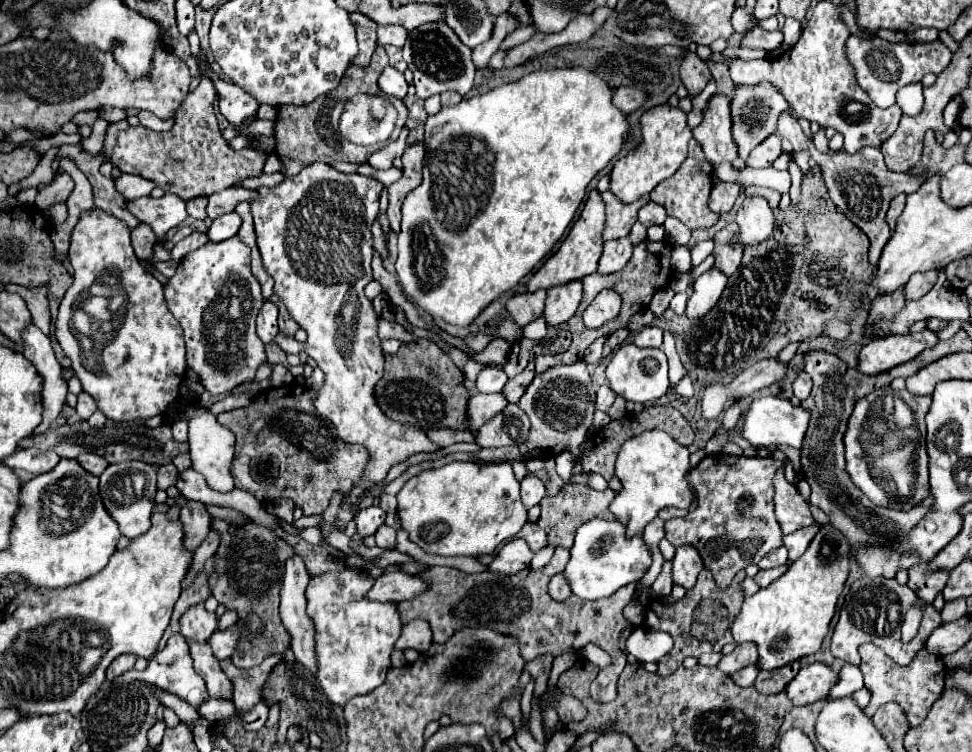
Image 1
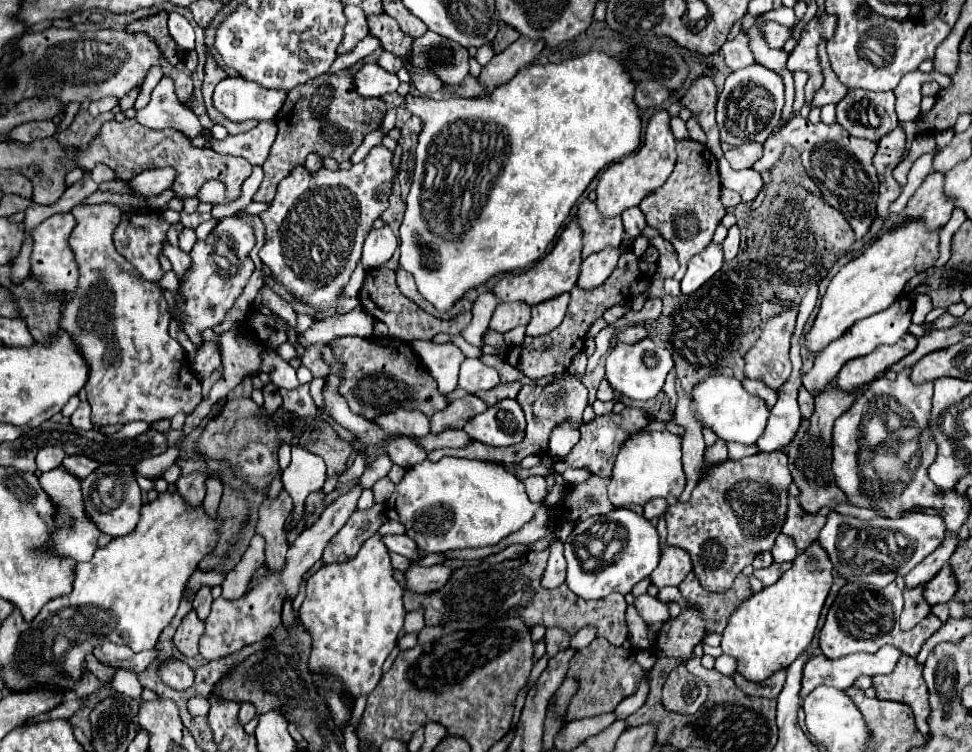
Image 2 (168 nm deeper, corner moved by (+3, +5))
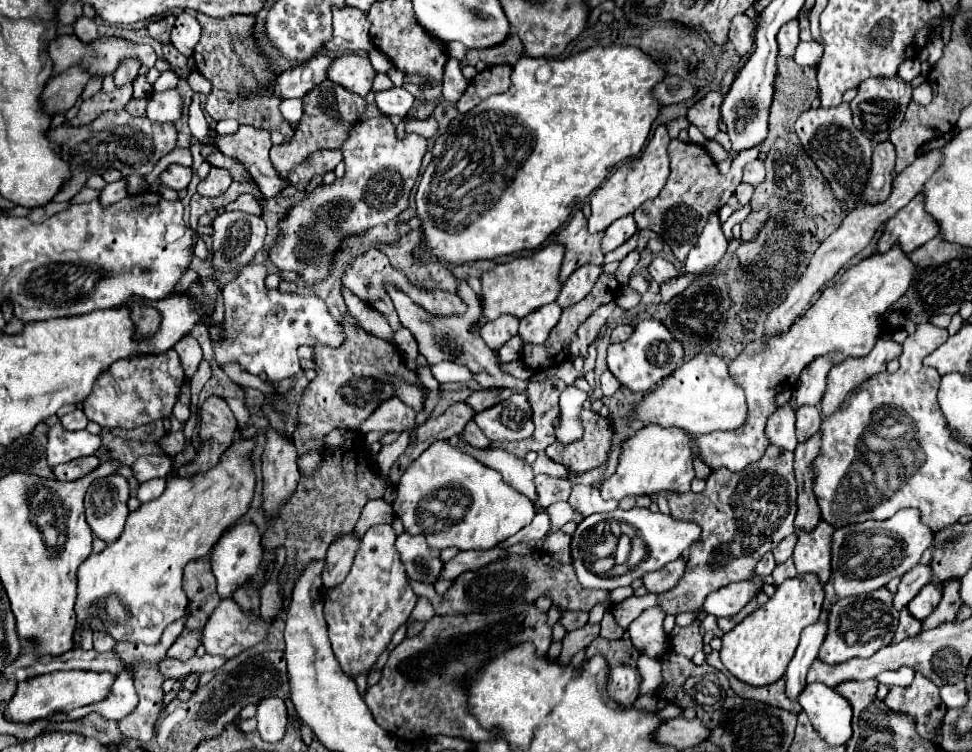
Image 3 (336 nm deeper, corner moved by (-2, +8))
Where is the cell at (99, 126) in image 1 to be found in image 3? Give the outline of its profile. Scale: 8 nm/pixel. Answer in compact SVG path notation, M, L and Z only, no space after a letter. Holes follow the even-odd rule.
M127 57L127 59L123 59L123 61L119 63L119 67L115 69L115 73L113 73L113 77L115 77L115 85L121 87L121 85L125 85L125 83L131 83L131 81L137 77L139 67L141 67L139 59L135 59L135 57Z

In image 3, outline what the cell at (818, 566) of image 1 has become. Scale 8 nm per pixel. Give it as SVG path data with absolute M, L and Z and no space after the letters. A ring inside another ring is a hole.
M797 575L795 579L789 579L787 583L781 583L777 587L777 593L757 611L753 611L751 615L747 615L737 627L733 627L729 633L725 633L721 637L723 645L719 651L719 659L725 665L725 669L735 675L739 681L751 685L751 687L765 687L771 685L775 681L779 681L795 653L795 647L799 643L799 635L801 631L815 623L821 615L821 607L823 607L823 585L815 579L815 575Z

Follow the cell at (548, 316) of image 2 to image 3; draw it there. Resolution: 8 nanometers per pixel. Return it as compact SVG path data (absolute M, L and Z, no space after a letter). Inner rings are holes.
M549 303L547 307L541 307L539 311L533 311L531 315L523 317L519 321L519 337L523 343L539 345L547 339L551 329L561 317L561 309L555 303Z

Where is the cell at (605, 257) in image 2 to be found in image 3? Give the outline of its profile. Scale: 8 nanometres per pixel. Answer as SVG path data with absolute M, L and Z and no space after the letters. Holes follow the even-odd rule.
M579 267L579 271L573 271L567 279L567 283L561 287L561 293L559 297L555 299L555 303L565 309L565 307L571 307L575 303L579 303L589 291L591 287L595 285L597 277L601 275L601 267Z

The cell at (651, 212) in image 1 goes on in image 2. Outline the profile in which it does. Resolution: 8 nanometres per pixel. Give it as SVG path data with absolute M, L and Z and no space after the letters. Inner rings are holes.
M638 206L624 210L622 212L622 220L624 220L626 232L632 234L632 236L638 236L646 228L646 216L644 216L644 212Z

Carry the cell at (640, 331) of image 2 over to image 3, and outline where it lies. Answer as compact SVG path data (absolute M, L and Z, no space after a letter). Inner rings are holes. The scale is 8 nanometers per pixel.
M617 325L617 327L613 327L609 339L611 339L611 343L619 343L619 341L623 341L623 339L629 339L631 331L633 331L631 325Z

